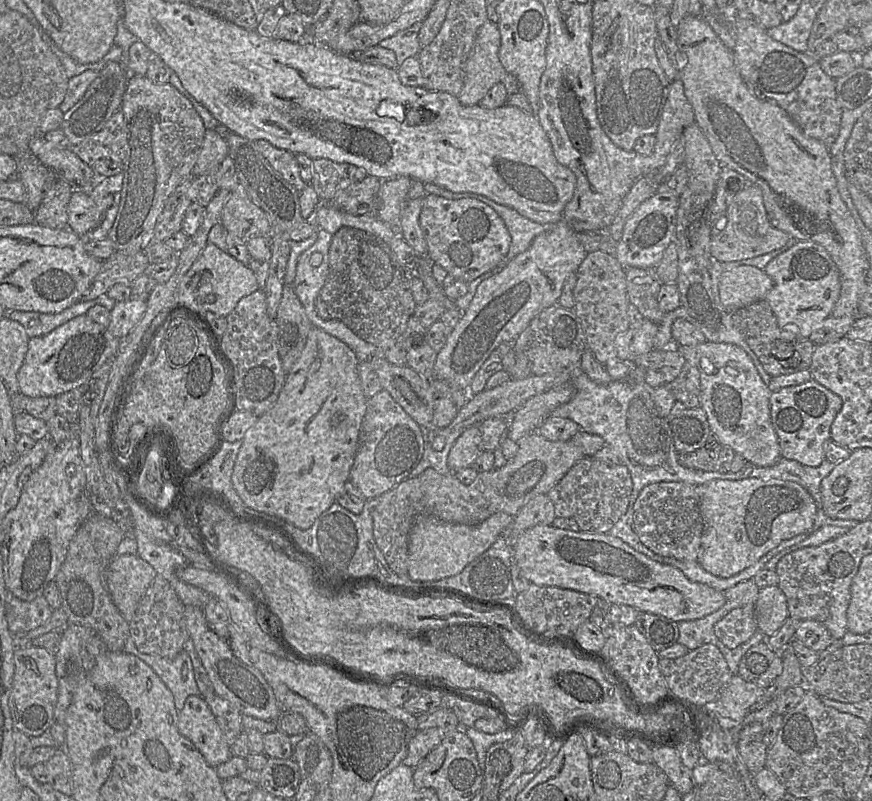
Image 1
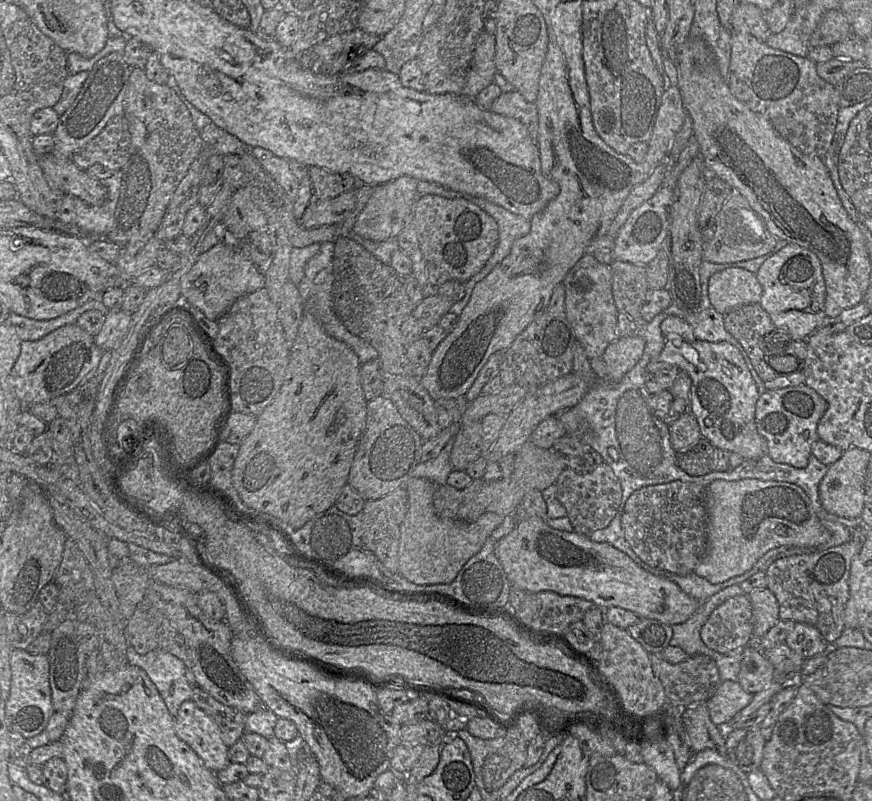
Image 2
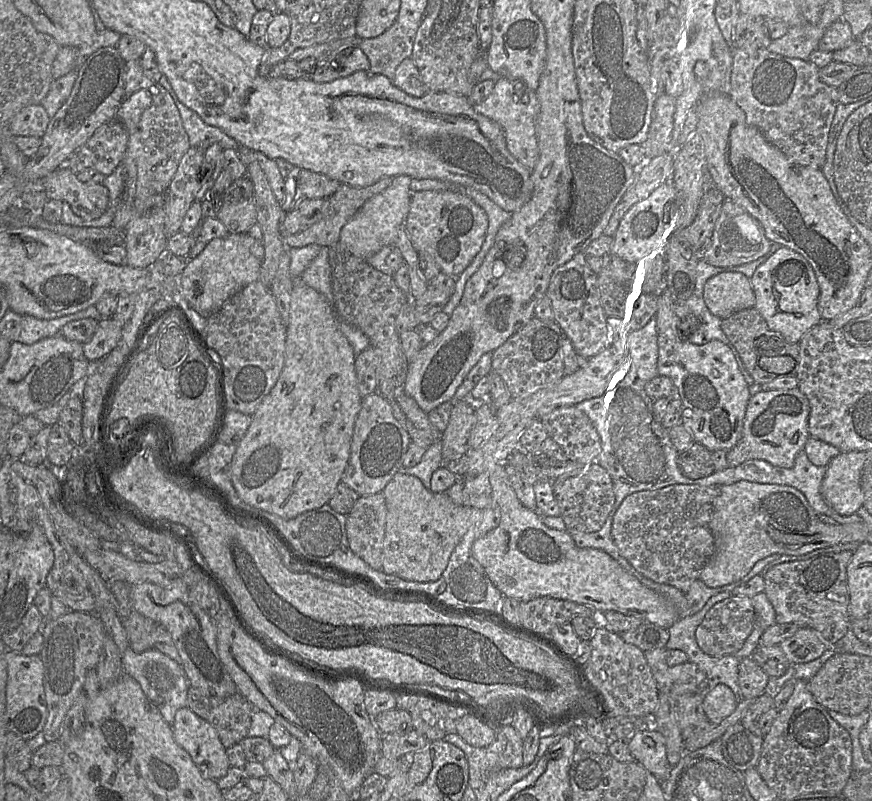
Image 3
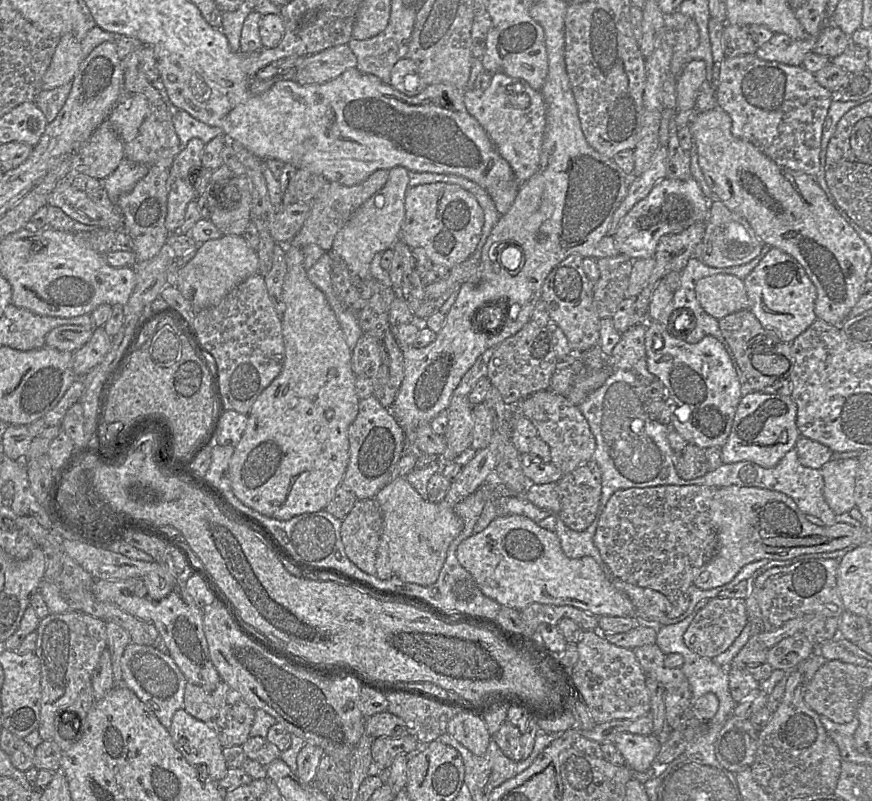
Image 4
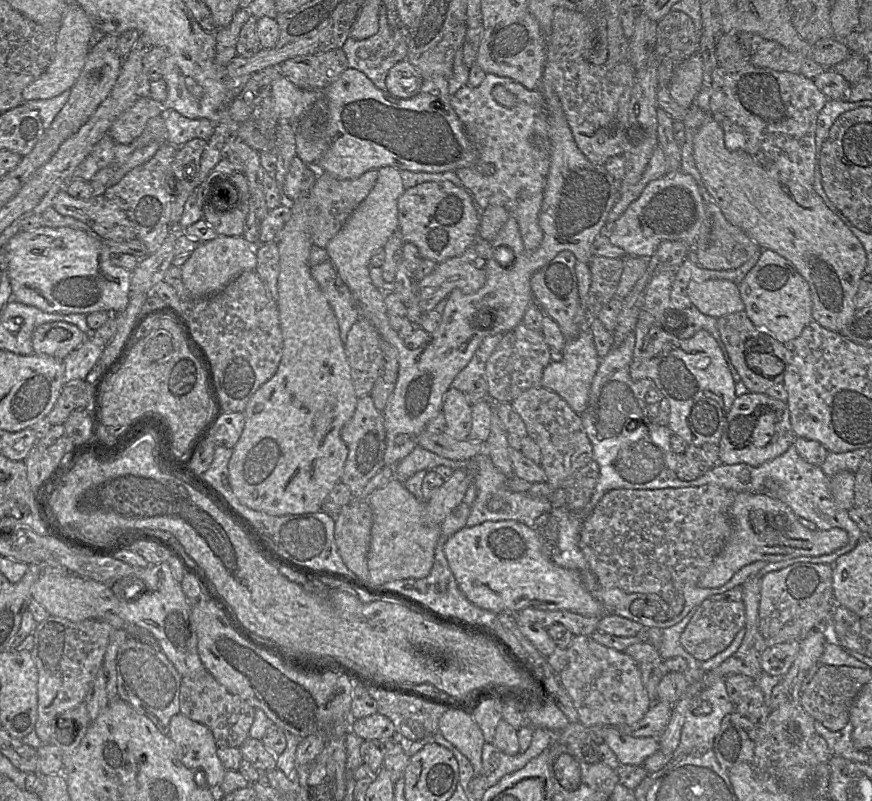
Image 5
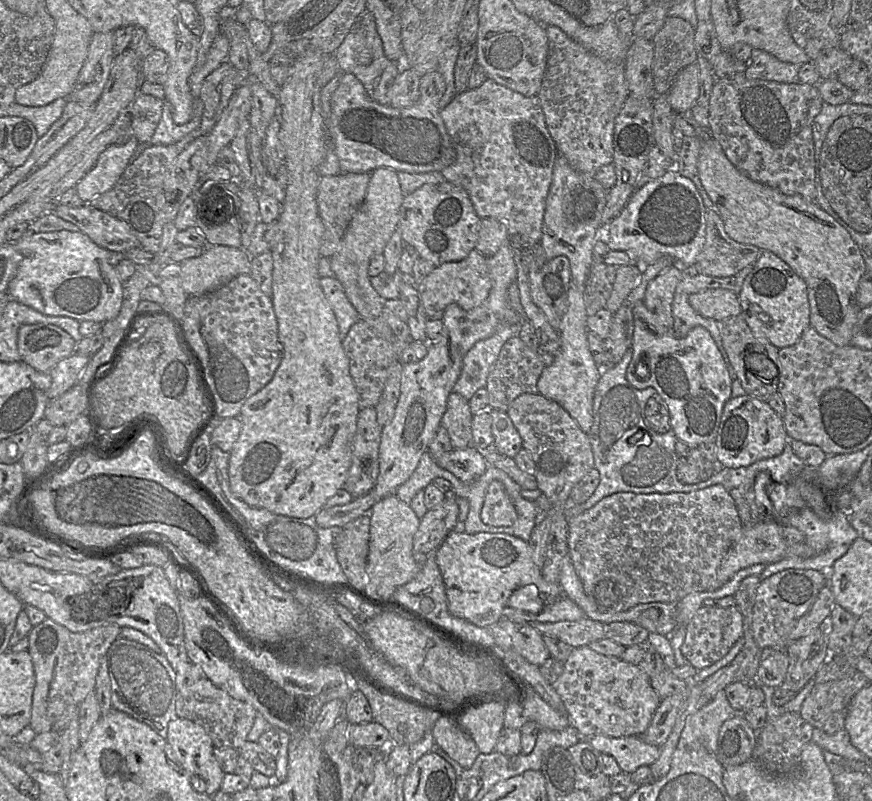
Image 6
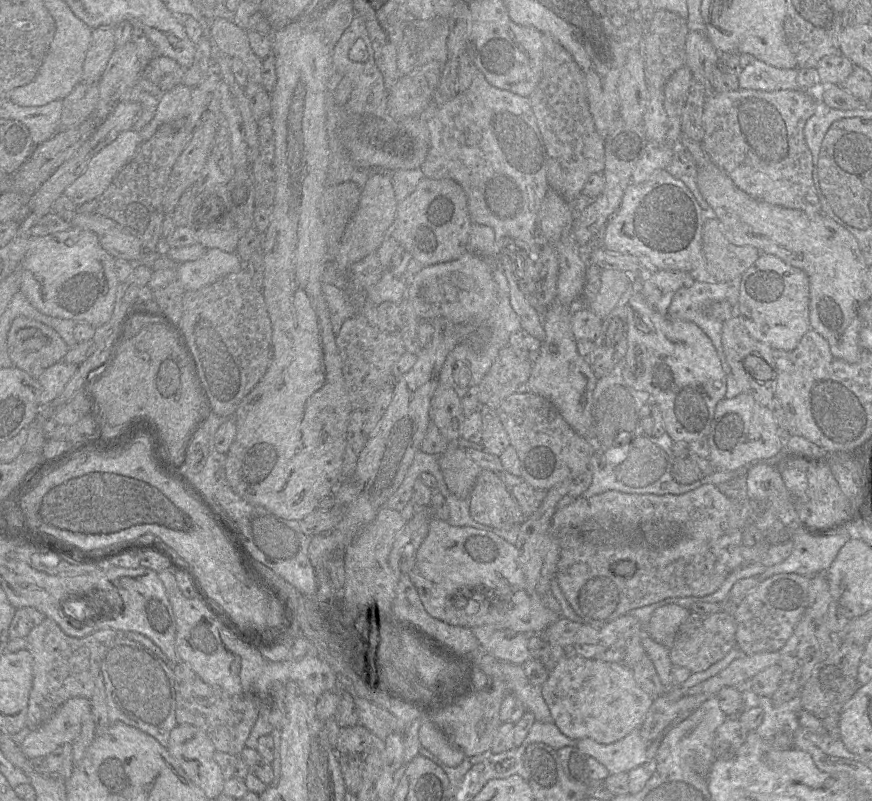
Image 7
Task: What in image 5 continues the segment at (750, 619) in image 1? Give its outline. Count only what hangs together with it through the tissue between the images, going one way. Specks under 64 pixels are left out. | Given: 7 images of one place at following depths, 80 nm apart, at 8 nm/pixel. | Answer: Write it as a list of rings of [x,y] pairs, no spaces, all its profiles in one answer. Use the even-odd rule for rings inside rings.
[[[704,600],[682,632],[683,648],[700,662],[705,662],[724,651],[737,633],[745,627],[745,606],[742,601]]]

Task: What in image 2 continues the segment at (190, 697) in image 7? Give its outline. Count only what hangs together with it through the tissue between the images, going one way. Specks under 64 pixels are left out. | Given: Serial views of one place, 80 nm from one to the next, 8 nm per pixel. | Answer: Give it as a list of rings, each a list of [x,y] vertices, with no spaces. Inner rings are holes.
[[[198,686],[193,687],[191,700],[217,724],[221,738],[228,748],[245,733],[247,714],[217,701]]]

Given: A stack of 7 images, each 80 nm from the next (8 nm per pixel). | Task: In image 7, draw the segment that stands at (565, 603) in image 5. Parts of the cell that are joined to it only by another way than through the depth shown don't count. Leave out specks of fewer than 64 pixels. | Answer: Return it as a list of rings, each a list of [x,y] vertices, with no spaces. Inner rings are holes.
[[[432,519],[429,525],[428,534],[417,552],[414,569],[408,575],[418,589],[422,603],[428,614],[450,625],[466,628],[490,625],[530,635],[542,634],[550,624],[562,617],[548,609],[542,602],[542,596],[537,593],[535,588],[529,588],[527,585],[524,573],[519,565],[519,553],[515,545],[507,542],[492,532],[486,532],[471,527],[455,527],[451,526],[447,521]],[[468,604],[470,604],[471,610],[474,610],[475,613],[467,613],[465,611],[465,607],[468,606]]]

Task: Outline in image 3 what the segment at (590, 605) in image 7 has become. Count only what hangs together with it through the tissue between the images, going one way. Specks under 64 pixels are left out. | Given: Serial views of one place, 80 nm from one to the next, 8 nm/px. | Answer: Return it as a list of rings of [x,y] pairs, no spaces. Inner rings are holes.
[[[672,484],[637,491],[624,498],[613,516],[611,535],[620,555],[637,575],[673,586],[682,593],[688,591],[715,552],[709,525],[718,488]]]

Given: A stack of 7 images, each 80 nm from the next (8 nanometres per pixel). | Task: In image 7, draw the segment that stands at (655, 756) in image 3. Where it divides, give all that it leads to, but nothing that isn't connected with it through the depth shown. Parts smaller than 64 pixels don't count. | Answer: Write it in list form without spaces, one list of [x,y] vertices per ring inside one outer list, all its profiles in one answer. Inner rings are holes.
[[[636,729],[621,740],[611,744],[602,744],[591,738],[583,738],[578,740],[576,746],[590,757],[597,759],[609,770],[612,775],[628,773],[629,771],[646,763],[648,761],[647,750],[649,748],[649,743],[651,742],[645,741],[641,736],[640,729]]]

